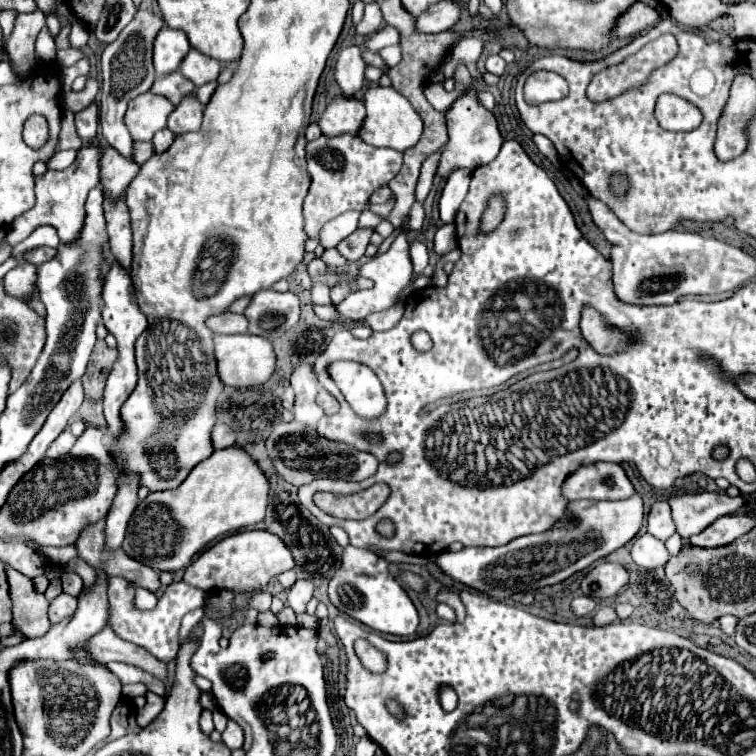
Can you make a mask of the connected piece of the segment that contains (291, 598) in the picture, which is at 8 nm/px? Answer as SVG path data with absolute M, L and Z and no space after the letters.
M298 579L296 585L288 591L288 605L296 611L296 613L304 613L306 611L306 603L312 599L312 591L314 591L314 583L310 579Z

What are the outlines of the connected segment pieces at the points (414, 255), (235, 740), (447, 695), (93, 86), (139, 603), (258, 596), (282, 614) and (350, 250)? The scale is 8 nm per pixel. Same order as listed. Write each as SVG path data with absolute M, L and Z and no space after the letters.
M414 239L410 243L410 259L412 259L412 265L414 265L414 273L420 275L424 271L424 267L428 265L428 249L422 241Z
M228 719L228 725L222 733L222 741L230 747L230 749L240 749L244 743L244 731L240 725L236 725L232 719Z
M442 685L442 689L440 689L440 705L442 705L444 711L454 711L456 709L458 697L456 697L456 693L454 693L452 687Z
M90 77L82 91L68 91L68 93L64 93L64 97L62 97L64 109L68 109L68 111L82 111L84 107L88 107L94 101L98 89L100 89L98 79Z
M136 587L136 595L134 595L134 605L136 609L142 609L142 611L148 611L148 609L154 609L158 603L156 595L148 589L142 589L142 587Z
M258 591L258 593L250 595L250 607L256 607L258 611L268 611L270 601L272 601L272 597L268 593L264 593L264 591Z
M284 607L278 614L279 625L282 627L291 627L297 625L295 612L290 607Z
M356 229L350 237L346 237L346 241L342 241L338 245L338 251L348 259L348 261L358 261L364 257L366 245L370 241L372 229Z

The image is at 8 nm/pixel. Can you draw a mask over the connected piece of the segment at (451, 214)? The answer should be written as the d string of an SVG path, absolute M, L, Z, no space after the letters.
M458 169L450 173L446 187L440 197L440 219L444 223L452 223L456 217L456 211L460 203L464 201L468 193L468 169Z

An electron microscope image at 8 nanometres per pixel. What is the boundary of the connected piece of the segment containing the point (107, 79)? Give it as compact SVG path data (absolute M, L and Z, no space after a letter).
M138 9L136 17L122 29L118 39L102 51L102 91L100 91L100 129L102 137L118 149L124 157L132 159L132 137L124 123L124 113L136 95L150 91L156 73L152 65L152 47L158 31L164 27L164 19L152 11Z

